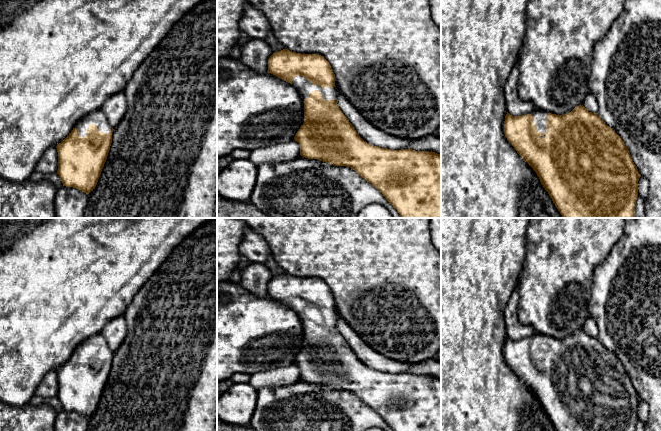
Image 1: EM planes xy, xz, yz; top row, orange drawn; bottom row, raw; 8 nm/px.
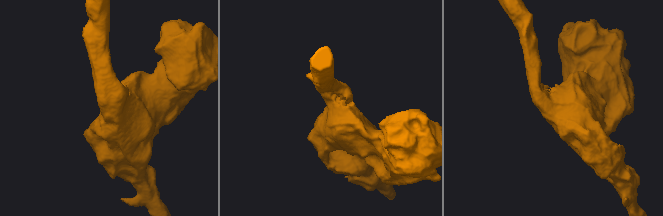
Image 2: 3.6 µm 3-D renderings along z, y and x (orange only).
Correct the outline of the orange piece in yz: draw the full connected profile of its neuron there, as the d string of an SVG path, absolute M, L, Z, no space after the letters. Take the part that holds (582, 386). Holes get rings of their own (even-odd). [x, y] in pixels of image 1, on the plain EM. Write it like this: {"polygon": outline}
{"polygon": "M583 329L563 339L539 333L522 340L512 340L507 336L504 358L522 383L536 396L556 431L635 431L641 400L628 372L597 337L589 336Z"}

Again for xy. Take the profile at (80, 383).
{"polygon": "M99 333L85 339L71 357L56 372L58 395L63 410L73 411L89 418L96 411L112 367L113 351Z"}

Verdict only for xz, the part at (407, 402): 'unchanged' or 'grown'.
grown

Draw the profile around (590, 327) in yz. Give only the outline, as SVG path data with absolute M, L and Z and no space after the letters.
M588 316L588 318L586 319L583 328L582 328L589 336L592 337L597 337L598 335L598 327L597 324L595 322L595 320Z

